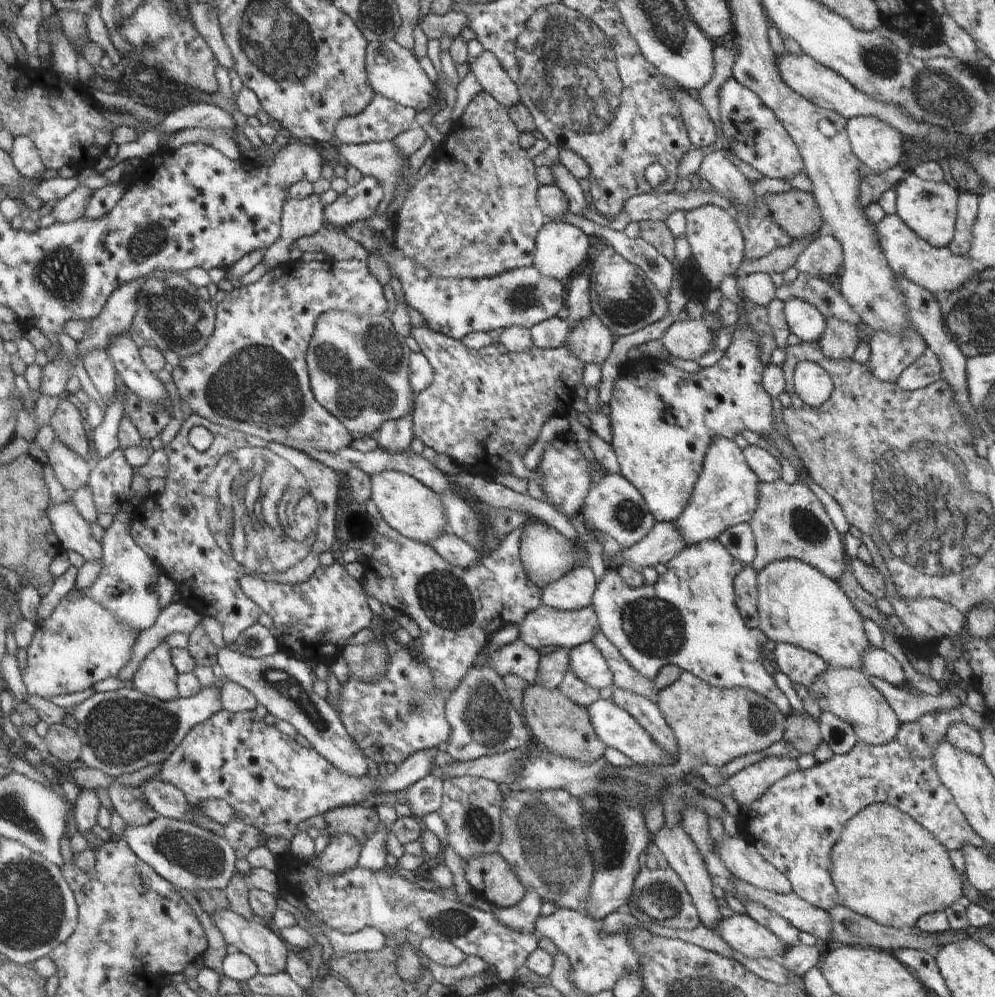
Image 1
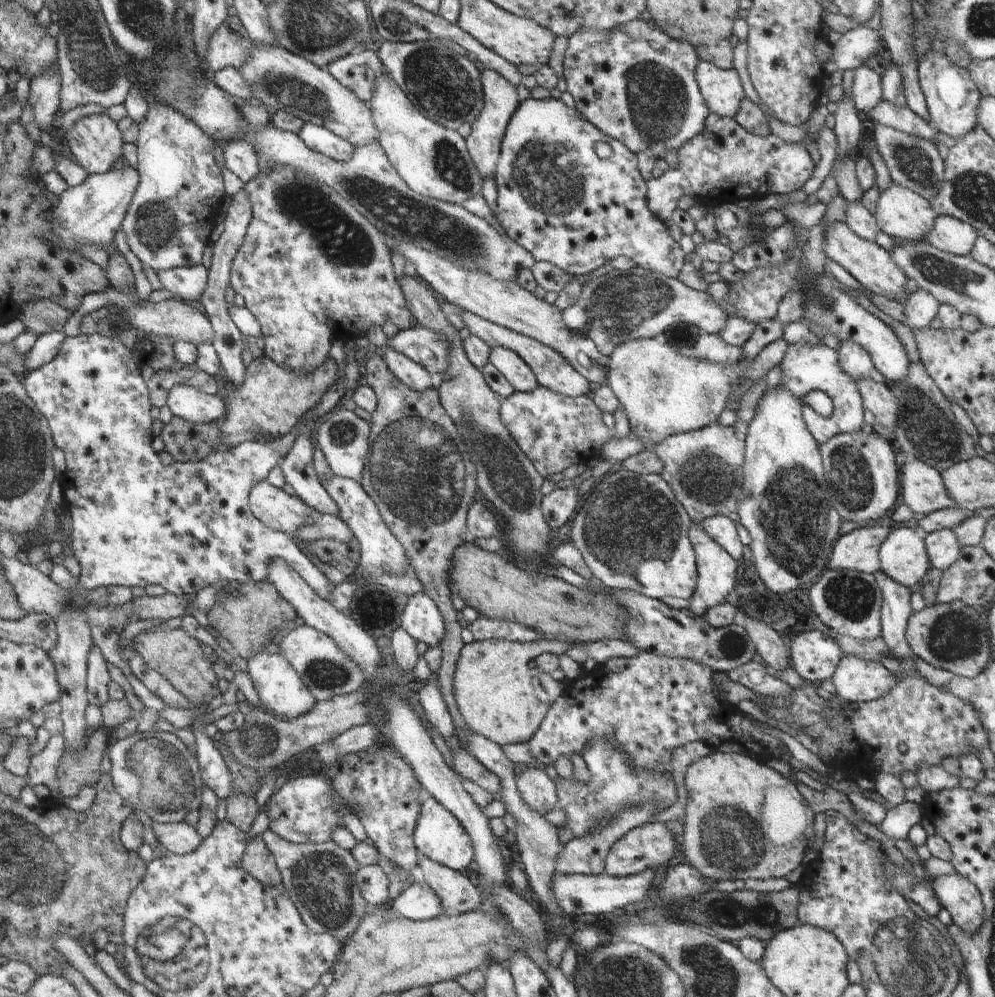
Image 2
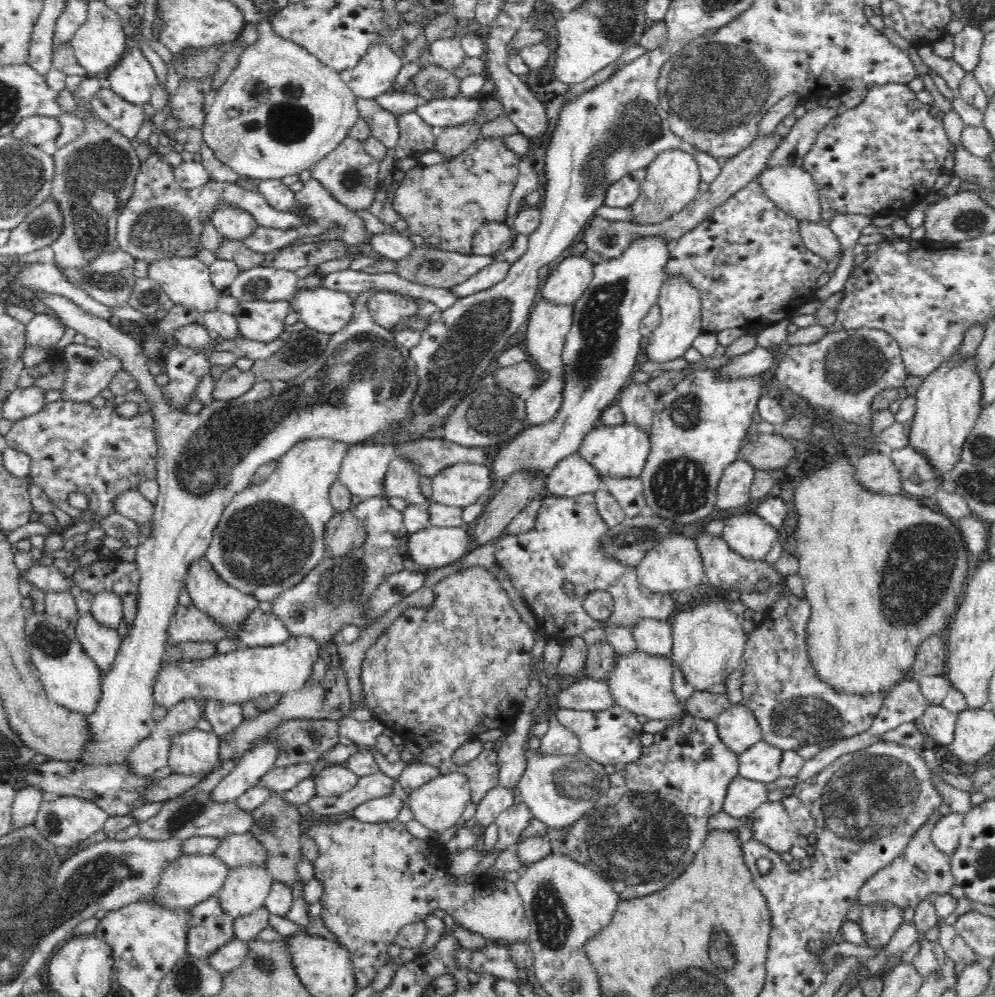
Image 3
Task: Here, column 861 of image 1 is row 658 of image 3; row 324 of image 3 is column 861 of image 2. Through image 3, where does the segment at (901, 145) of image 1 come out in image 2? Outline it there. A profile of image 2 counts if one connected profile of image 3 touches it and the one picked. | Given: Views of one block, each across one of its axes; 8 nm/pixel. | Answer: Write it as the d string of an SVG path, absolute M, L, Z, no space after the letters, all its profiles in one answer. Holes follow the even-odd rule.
M865 64L858 66L854 73L852 96L857 110L870 112L883 98L880 69L872 70ZM840 342L838 346L838 362L842 372L854 380L869 379L878 383L886 383L883 375L874 367L868 352L854 342Z

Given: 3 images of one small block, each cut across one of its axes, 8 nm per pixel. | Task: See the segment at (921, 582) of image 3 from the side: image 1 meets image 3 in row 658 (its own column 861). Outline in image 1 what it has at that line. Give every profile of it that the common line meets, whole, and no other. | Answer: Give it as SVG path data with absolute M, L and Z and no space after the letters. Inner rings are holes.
M875 803L860 810L846 822L838 842L832 846L830 880L842 898L842 906L874 920L877 924L898 930L911 929L923 916L946 911L952 904L964 901L961 873L955 870L948 850L934 836L887 803Z

